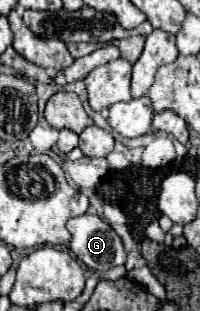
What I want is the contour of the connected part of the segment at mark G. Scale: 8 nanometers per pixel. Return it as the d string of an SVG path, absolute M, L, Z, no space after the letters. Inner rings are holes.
M94 213L72 217L66 223L72 239L70 251L92 271L108 271L116 265L124 265L126 253L116 231Z

